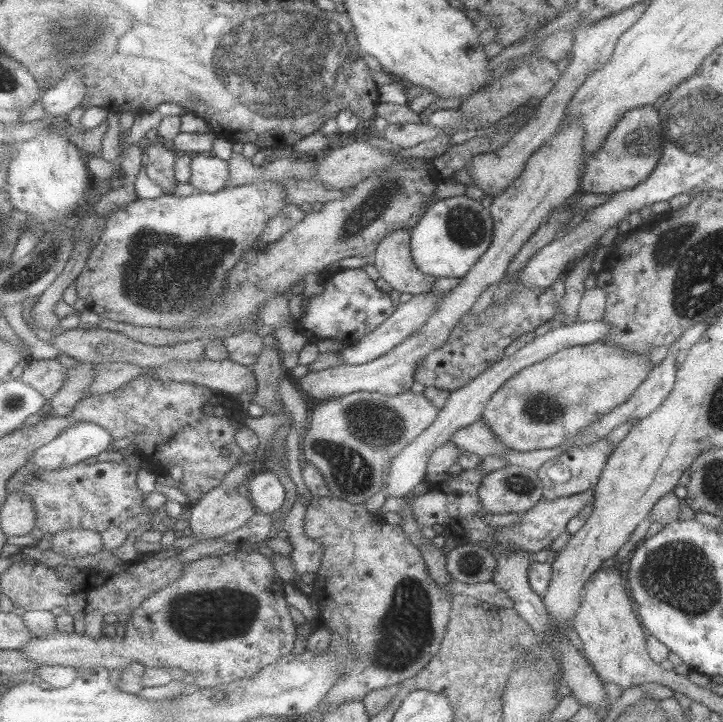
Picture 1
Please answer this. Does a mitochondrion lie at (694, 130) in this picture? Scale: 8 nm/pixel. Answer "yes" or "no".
yes

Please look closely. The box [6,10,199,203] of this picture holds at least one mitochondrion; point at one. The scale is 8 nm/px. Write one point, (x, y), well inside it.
(61, 44)

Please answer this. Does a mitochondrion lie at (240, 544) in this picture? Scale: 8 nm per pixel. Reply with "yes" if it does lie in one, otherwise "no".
no

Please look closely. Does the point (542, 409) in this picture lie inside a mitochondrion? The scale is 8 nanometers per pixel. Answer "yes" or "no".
yes

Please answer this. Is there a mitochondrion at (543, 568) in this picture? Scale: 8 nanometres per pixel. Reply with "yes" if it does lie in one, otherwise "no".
no

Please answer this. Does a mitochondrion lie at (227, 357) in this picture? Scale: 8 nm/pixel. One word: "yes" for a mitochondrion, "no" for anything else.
no

